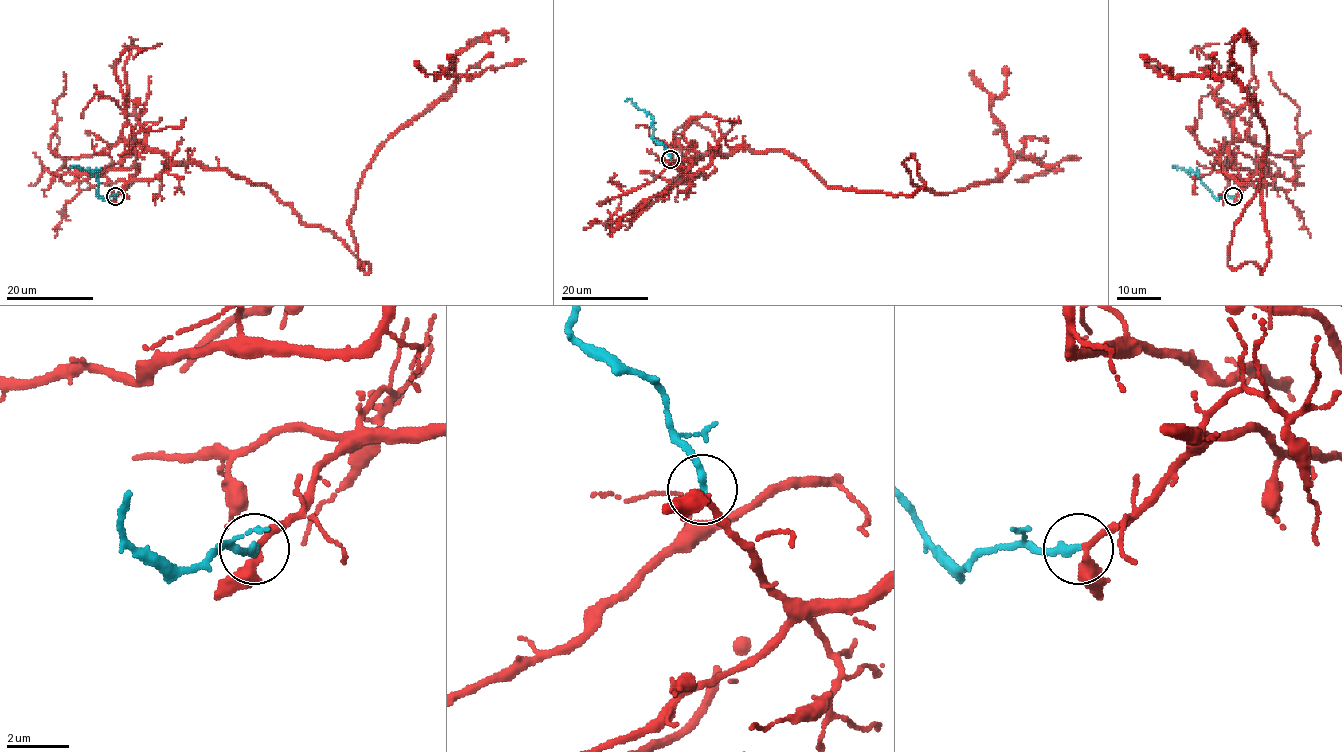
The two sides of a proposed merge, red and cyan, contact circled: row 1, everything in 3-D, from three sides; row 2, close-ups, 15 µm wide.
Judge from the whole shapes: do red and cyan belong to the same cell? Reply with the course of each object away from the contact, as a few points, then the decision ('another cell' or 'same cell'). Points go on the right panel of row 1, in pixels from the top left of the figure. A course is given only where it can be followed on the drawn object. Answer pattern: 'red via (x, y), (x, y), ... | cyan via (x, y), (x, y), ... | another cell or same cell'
red via (1234, 196), (1222, 163), (1260, 191), (1261, 273), (1228, 264), (1268, 143), (1227, 73), (1243, 33), (1253, 55) | cyan via (1233, 196), (1217, 199), (1191, 170), (1172, 166), (1175, 168) | same cell

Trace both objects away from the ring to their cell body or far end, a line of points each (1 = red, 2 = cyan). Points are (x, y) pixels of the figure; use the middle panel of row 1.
1: (670, 160), (782, 152), (893, 195), (925, 183), (913, 154), (939, 194), (1009, 153), (1048, 169), (1015, 179)
2: (670, 159), (662, 144), (653, 138), (652, 117), (629, 98), (625, 101)

